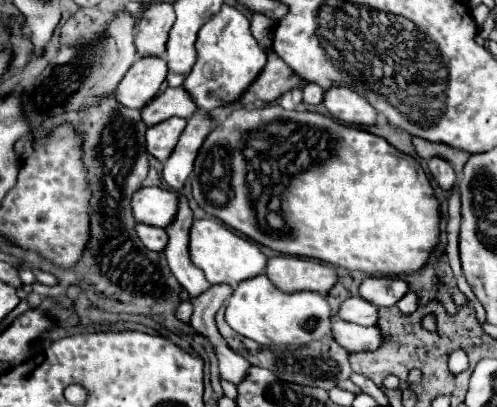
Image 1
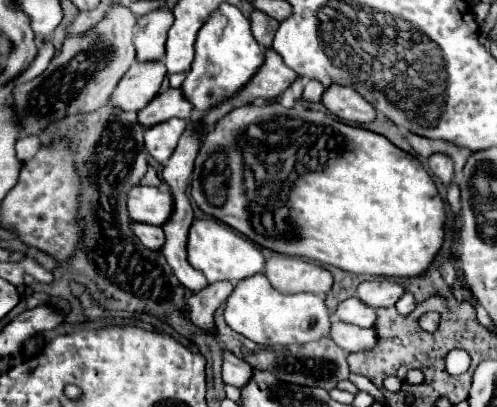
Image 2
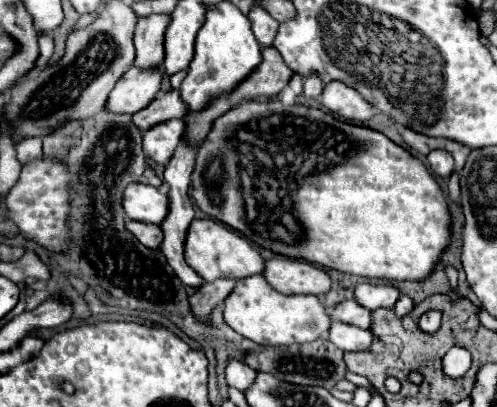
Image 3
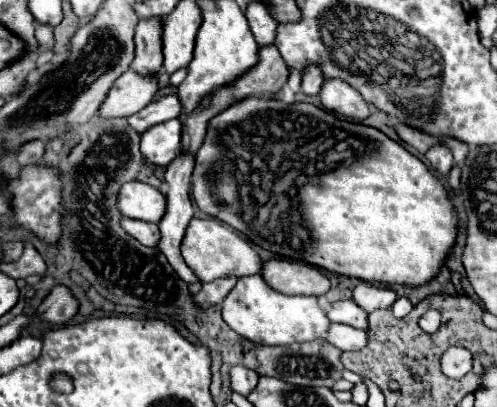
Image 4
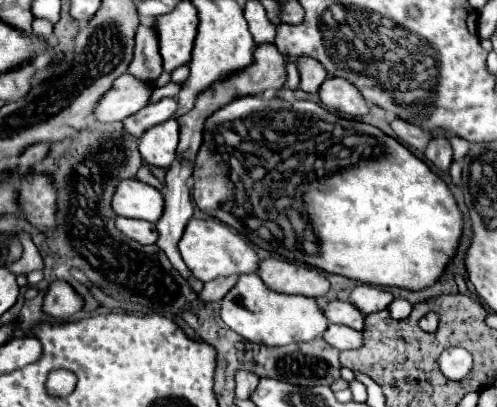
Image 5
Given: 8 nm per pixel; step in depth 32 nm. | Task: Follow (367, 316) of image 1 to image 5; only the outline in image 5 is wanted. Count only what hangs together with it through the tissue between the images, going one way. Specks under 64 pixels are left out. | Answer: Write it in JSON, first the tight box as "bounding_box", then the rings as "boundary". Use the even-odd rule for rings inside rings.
{"bounding_box":[324,302,364,330],"boundary":[[[330,302],[324,310],[328,322],[332,324],[344,324],[354,330],[364,330],[364,312],[360,312],[352,302]]]}

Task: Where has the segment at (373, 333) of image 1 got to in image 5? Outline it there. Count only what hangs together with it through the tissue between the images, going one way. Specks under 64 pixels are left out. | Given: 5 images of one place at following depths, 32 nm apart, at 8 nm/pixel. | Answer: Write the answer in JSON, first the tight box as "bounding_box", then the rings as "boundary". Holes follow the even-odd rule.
{"bounding_box":[324,324,364,350],"boundary":[[[330,324],[324,334],[324,340],[338,350],[352,350],[352,348],[360,348],[364,344],[362,332],[356,332],[352,328],[340,326],[340,324]]]}

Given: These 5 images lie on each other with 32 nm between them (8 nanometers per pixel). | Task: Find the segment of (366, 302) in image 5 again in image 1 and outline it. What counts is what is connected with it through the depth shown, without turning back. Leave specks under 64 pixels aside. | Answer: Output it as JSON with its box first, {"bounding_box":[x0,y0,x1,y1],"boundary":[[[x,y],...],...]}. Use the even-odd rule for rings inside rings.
{"bounding_box":[360,276,408,306],"boundary":[[[370,276],[360,284],[360,296],[368,302],[372,302],[374,306],[394,306],[406,292],[408,292],[408,284],[400,278],[376,278]]]}

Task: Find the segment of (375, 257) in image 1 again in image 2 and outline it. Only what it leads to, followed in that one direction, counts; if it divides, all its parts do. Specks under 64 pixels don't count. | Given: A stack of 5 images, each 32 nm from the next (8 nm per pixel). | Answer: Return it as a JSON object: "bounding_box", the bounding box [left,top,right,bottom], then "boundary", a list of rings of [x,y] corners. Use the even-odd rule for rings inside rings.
{"bounding_box":[192,102,444,278],"boundary":[[[270,102],[264,106],[240,106],[226,114],[212,132],[204,136],[204,142],[200,146],[196,164],[194,164],[194,174],[192,174],[192,198],[196,200],[198,208],[204,210],[206,214],[222,220],[230,228],[238,230],[244,234],[248,240],[270,248],[280,254],[288,256],[302,256],[310,258],[320,264],[330,264],[336,268],[342,268],[346,272],[354,274],[366,274],[366,276],[380,276],[380,278],[406,278],[406,276],[418,276],[422,274],[430,264],[436,252],[440,250],[444,242],[444,202],[436,190],[434,180],[430,174],[422,168],[418,158],[402,152],[396,148],[392,142],[388,142],[384,136],[374,134],[364,128],[348,126],[340,120],[336,120],[330,114],[316,112],[316,110],[306,110],[306,108],[284,108],[278,102]]]}

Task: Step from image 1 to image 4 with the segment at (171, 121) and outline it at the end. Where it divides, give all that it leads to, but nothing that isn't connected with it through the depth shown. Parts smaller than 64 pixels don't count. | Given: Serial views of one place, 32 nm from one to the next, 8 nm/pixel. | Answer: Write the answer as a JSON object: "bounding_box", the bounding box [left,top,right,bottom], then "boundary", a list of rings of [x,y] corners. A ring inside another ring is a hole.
{"bounding_box":[140,120,180,166],"boundary":[[[168,120],[156,124],[142,134],[140,150],[144,158],[152,164],[166,166],[172,162],[180,148],[180,120]]]}

